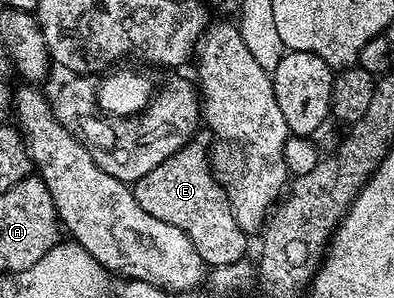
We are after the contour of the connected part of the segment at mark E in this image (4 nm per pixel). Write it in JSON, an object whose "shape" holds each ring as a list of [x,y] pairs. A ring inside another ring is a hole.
{"shape":[[[207,128],[197,129],[192,138],[174,156],[162,160],[158,168],[150,168],[146,176],[142,176],[134,183],[134,193],[138,204],[142,204],[142,209],[150,212],[150,216],[158,216],[158,220],[166,220],[166,224],[174,224],[174,228],[182,228],[186,236],[198,248],[198,256],[202,256],[205,267],[211,268],[222,264],[234,264],[242,260],[249,253],[249,235],[240,230],[235,217],[232,214],[229,202],[229,191],[216,183],[216,178],[212,175],[212,166],[208,163],[208,145],[214,142],[214,135]]]}

